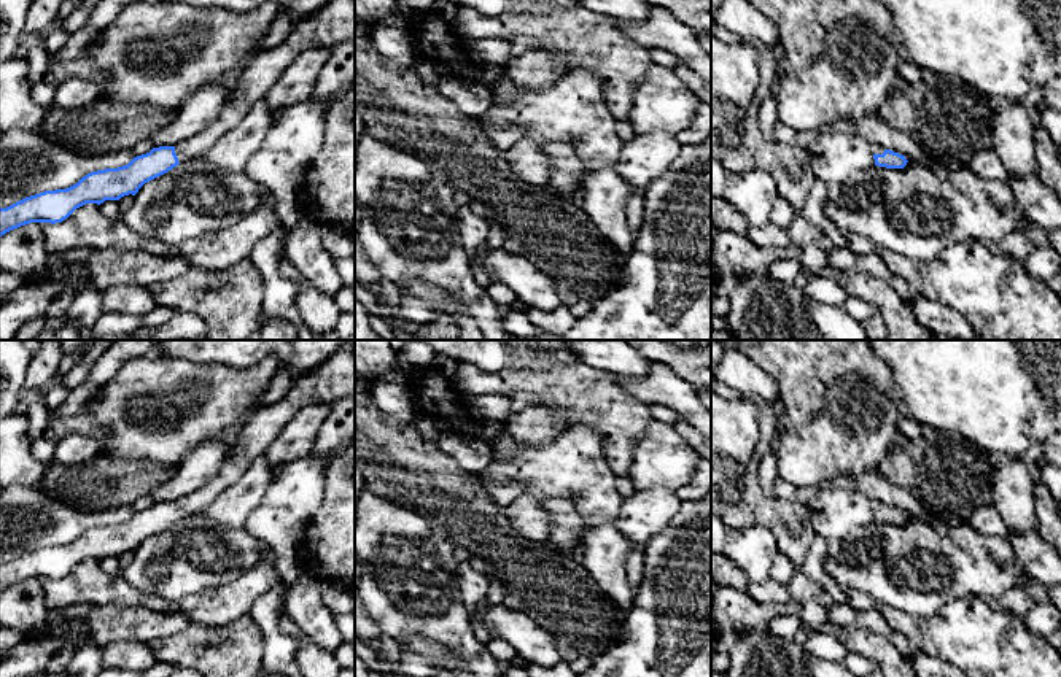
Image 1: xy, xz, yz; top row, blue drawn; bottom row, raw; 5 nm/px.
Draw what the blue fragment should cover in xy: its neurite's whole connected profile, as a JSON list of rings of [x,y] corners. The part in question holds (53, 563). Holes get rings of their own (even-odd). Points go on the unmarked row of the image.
[[[355,350],[336,351],[304,377],[293,378],[286,396],[270,405],[251,410],[227,448],[221,470],[197,491],[175,502],[153,504],[127,521],[91,528],[67,545],[45,547],[0,564],[0,593],[30,578],[62,578],[86,559],[103,559],[135,551],[138,545],[167,529],[180,518],[200,513],[226,488],[234,485],[264,455],[291,418],[307,404],[334,404],[355,394]]]

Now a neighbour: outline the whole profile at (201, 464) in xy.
[[[205,440],[192,448],[173,475],[150,493],[154,504],[183,499],[215,478],[226,461],[227,448],[220,440]]]

